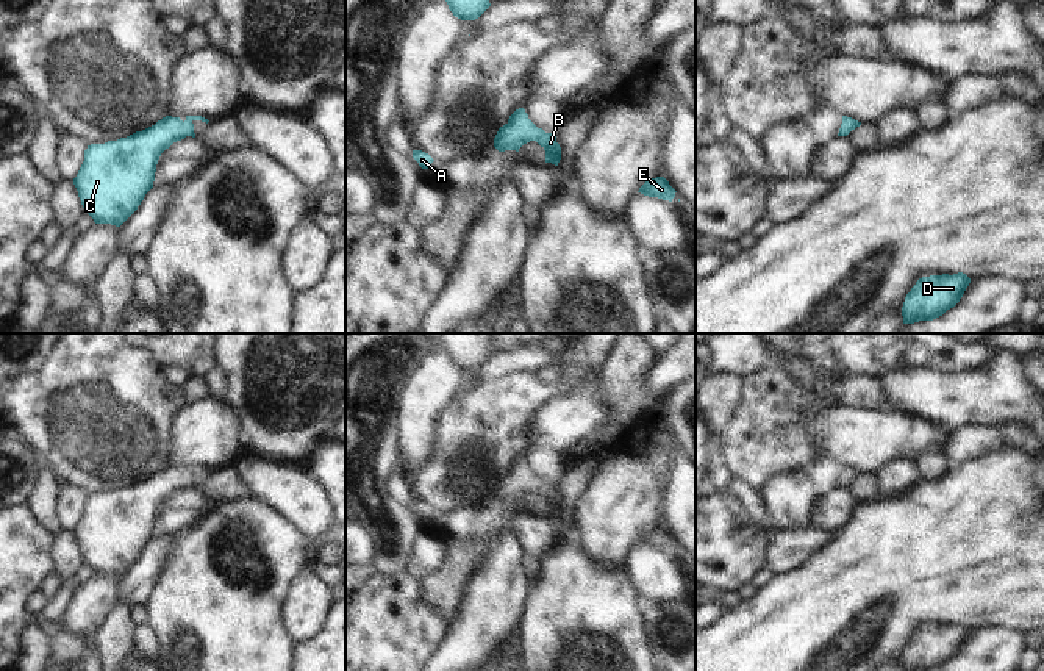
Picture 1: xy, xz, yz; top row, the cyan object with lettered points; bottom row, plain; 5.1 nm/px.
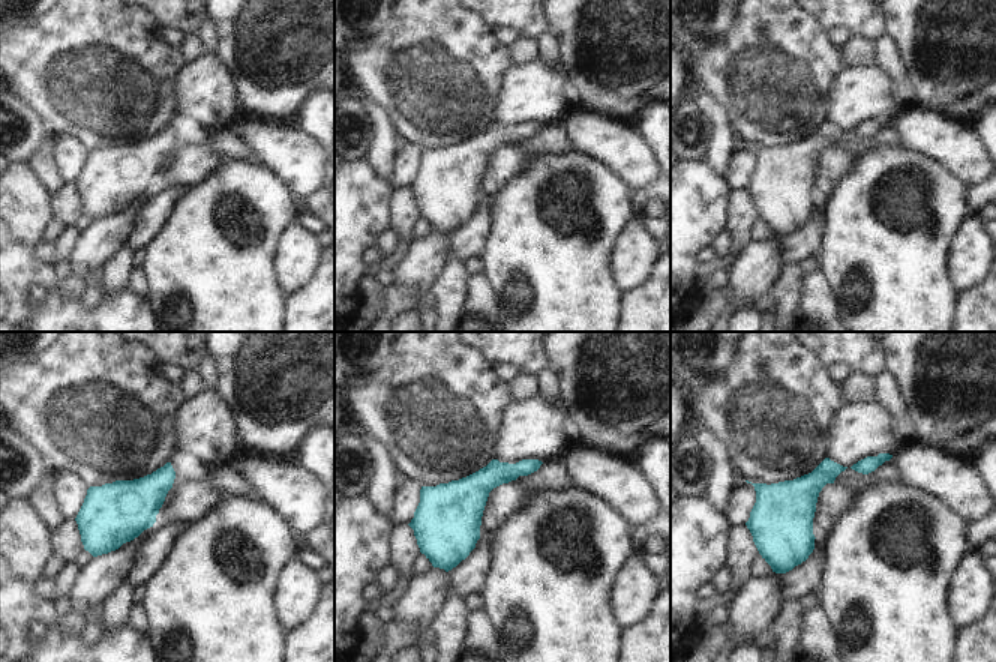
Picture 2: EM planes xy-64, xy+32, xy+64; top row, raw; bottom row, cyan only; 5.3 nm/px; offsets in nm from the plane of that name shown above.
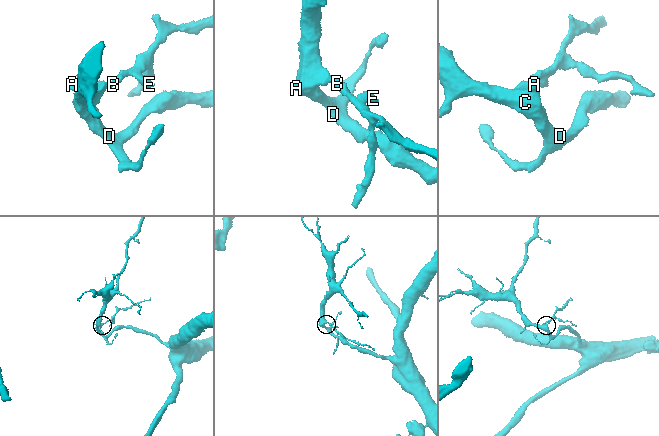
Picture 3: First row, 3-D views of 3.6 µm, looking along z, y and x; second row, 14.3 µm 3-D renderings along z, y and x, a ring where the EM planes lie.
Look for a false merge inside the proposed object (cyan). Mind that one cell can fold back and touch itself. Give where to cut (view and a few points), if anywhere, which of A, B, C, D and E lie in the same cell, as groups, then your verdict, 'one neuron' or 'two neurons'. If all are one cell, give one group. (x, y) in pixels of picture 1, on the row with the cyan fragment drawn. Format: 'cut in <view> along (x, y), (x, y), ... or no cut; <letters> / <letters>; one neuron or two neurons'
no cut; A B C D E; one neuron

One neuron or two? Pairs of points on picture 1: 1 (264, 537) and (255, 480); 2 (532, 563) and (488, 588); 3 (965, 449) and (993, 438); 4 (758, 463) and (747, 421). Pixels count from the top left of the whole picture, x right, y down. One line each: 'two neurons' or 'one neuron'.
1: two neurons
2: two neurons
3: one neuron
4: one neuron

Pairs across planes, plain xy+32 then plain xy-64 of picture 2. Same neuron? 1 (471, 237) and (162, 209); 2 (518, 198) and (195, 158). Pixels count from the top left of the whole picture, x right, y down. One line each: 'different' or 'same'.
1: same
2: different

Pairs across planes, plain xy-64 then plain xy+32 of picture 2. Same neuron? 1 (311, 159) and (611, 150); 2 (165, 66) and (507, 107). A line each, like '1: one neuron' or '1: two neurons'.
1: one neuron
2: two neurons

